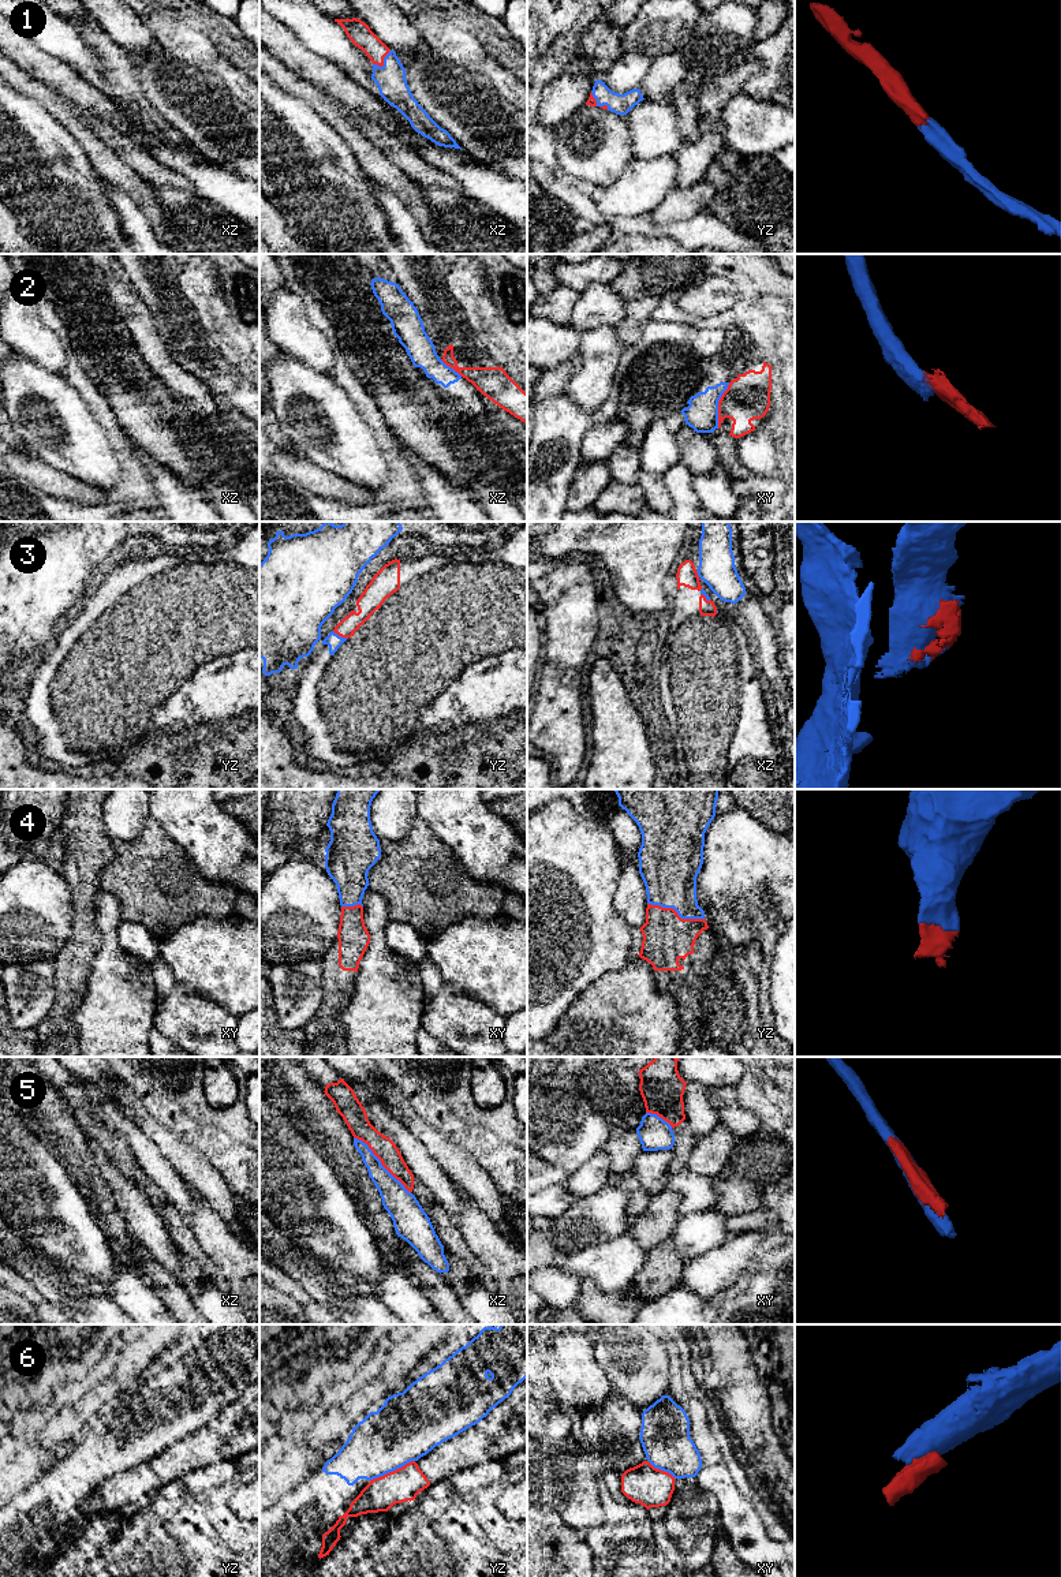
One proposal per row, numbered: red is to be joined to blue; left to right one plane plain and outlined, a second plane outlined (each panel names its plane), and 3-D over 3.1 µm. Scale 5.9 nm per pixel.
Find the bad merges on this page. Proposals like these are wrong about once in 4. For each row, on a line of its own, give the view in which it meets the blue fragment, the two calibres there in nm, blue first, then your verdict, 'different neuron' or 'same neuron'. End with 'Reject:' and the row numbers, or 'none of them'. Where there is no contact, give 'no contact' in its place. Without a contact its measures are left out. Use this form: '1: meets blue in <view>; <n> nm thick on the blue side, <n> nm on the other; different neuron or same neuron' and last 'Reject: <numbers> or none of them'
1: meets blue in xz; 180 nm thick on the blue side, 140 nm on the other; same neuron
2: meets blue in xy; 190 nm thick on the blue side, 260 nm on the other; different neuron
3: meets blue in yz; 90 nm thick on the blue side, 120 nm on the other; different neuron
4: meets blue in yz; 320 nm thick on the blue side, 280 nm on the other; same neuron
5: meets blue in xz; 170 nm thick on the blue side, 140 nm on the other; different neuron
6: meets blue in yz; 380 nm thick on the blue side, 200 nm on the other; different neuron
Reject: 2, 3, 5, 6

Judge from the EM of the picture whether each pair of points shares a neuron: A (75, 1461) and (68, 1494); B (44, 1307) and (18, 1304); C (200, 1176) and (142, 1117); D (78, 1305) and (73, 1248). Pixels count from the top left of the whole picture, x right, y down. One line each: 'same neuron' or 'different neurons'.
A: same neuron
B: different neurons
C: same neuron
D: different neurons

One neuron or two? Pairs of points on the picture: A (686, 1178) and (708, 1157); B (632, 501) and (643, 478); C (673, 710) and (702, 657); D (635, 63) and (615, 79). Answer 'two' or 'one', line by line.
A: two
B: two
C: one
D: one

